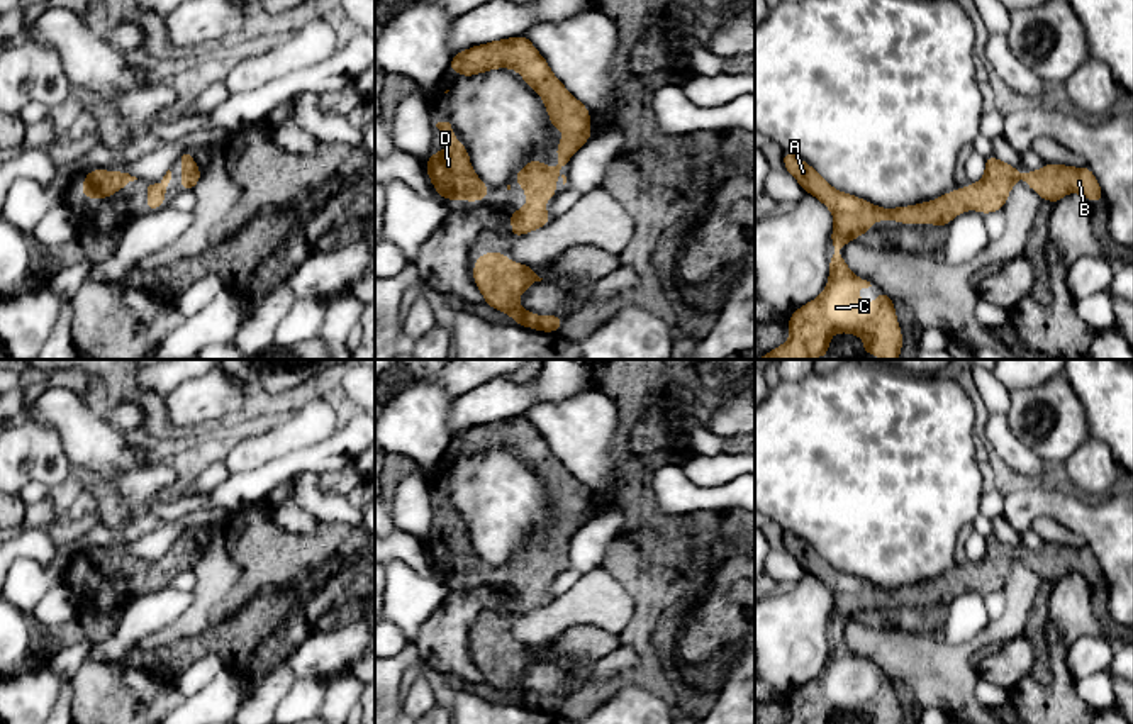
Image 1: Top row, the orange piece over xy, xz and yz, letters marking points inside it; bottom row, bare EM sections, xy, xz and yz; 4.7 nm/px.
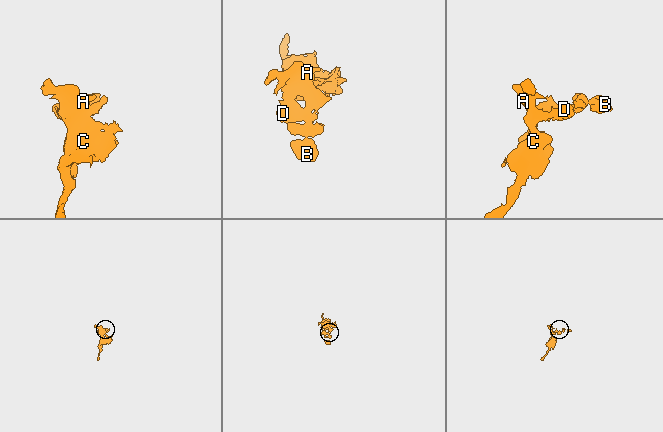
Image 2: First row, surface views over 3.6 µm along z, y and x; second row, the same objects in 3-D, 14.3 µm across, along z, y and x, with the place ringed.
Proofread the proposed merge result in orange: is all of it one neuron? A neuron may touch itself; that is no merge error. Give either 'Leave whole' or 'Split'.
Leave whole

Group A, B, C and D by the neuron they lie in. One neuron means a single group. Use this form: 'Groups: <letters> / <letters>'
Groups: A B C D

